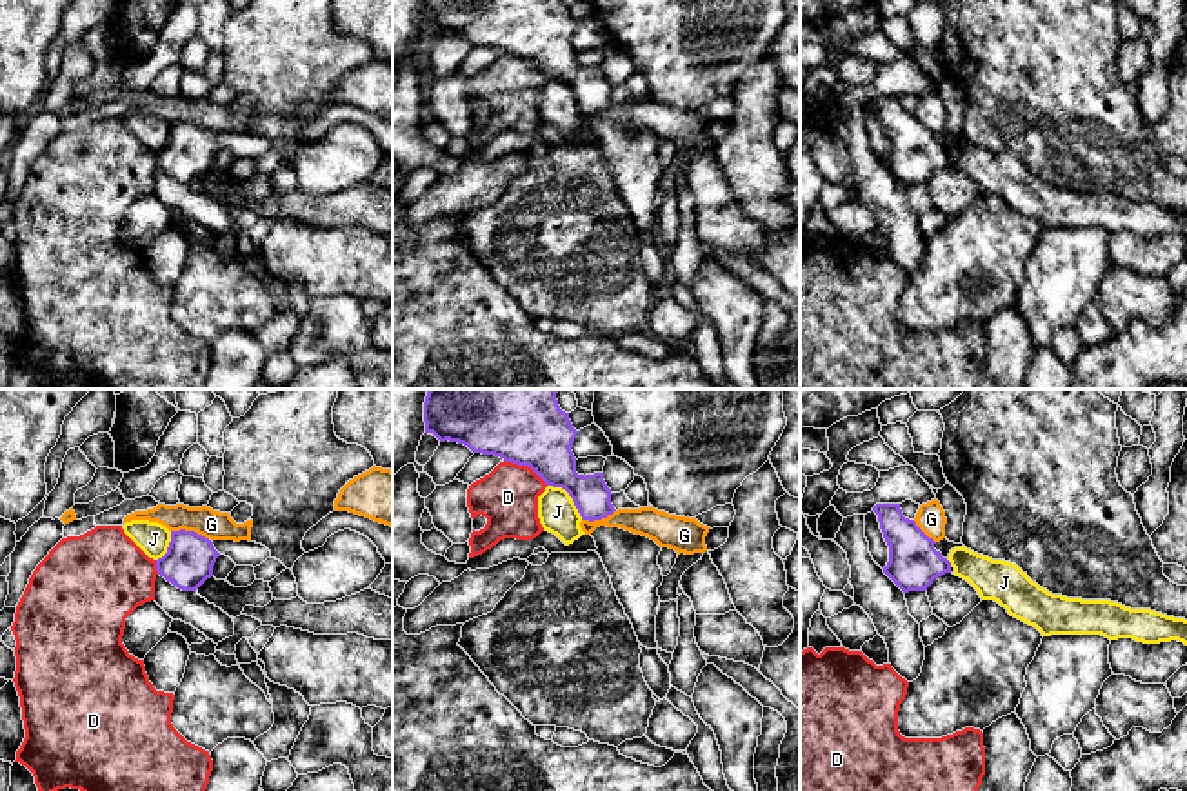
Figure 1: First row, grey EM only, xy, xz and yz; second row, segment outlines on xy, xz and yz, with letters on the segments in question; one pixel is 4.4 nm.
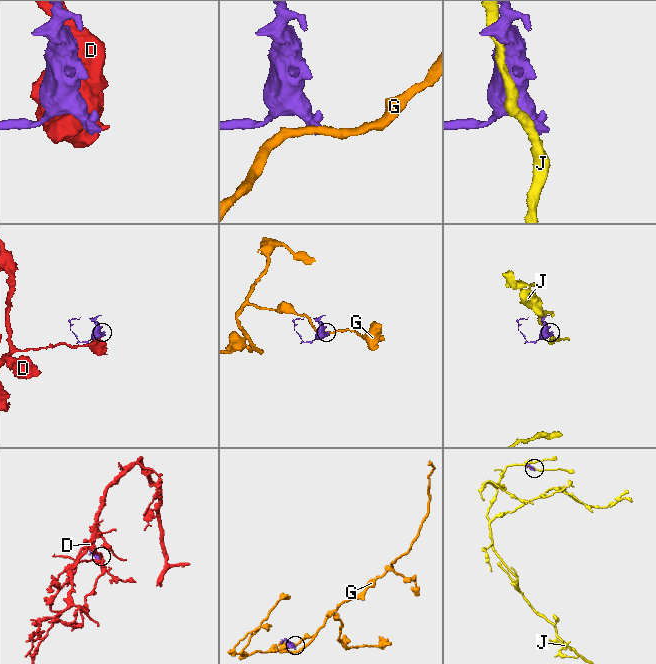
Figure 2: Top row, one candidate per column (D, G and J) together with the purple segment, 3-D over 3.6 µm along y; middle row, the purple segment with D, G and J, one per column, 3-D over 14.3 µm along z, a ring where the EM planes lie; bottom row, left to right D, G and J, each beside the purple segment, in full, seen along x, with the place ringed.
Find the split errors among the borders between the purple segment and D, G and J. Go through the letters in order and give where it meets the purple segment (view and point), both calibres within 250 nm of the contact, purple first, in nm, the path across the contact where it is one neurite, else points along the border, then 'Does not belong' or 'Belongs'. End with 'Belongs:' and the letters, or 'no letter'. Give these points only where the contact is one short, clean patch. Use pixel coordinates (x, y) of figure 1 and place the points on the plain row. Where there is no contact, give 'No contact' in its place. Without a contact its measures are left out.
D: Touches purple at xz (526, 57). Thickness 280 nm (purple) against 280 nm. Does not belong
G: Touches purple at xy (189, 124). Thickness 220 nm (purple) against 130 nm. Boundary: xy (171, 122), (193, 122), (208, 131). Does not belong
J: Touches purple at xz (569, 88). Thickness 240 nm (purple) against 170 nm. Does not belong
Belongs: no letter

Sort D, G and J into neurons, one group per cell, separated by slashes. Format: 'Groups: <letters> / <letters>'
Groups: D / G / J

